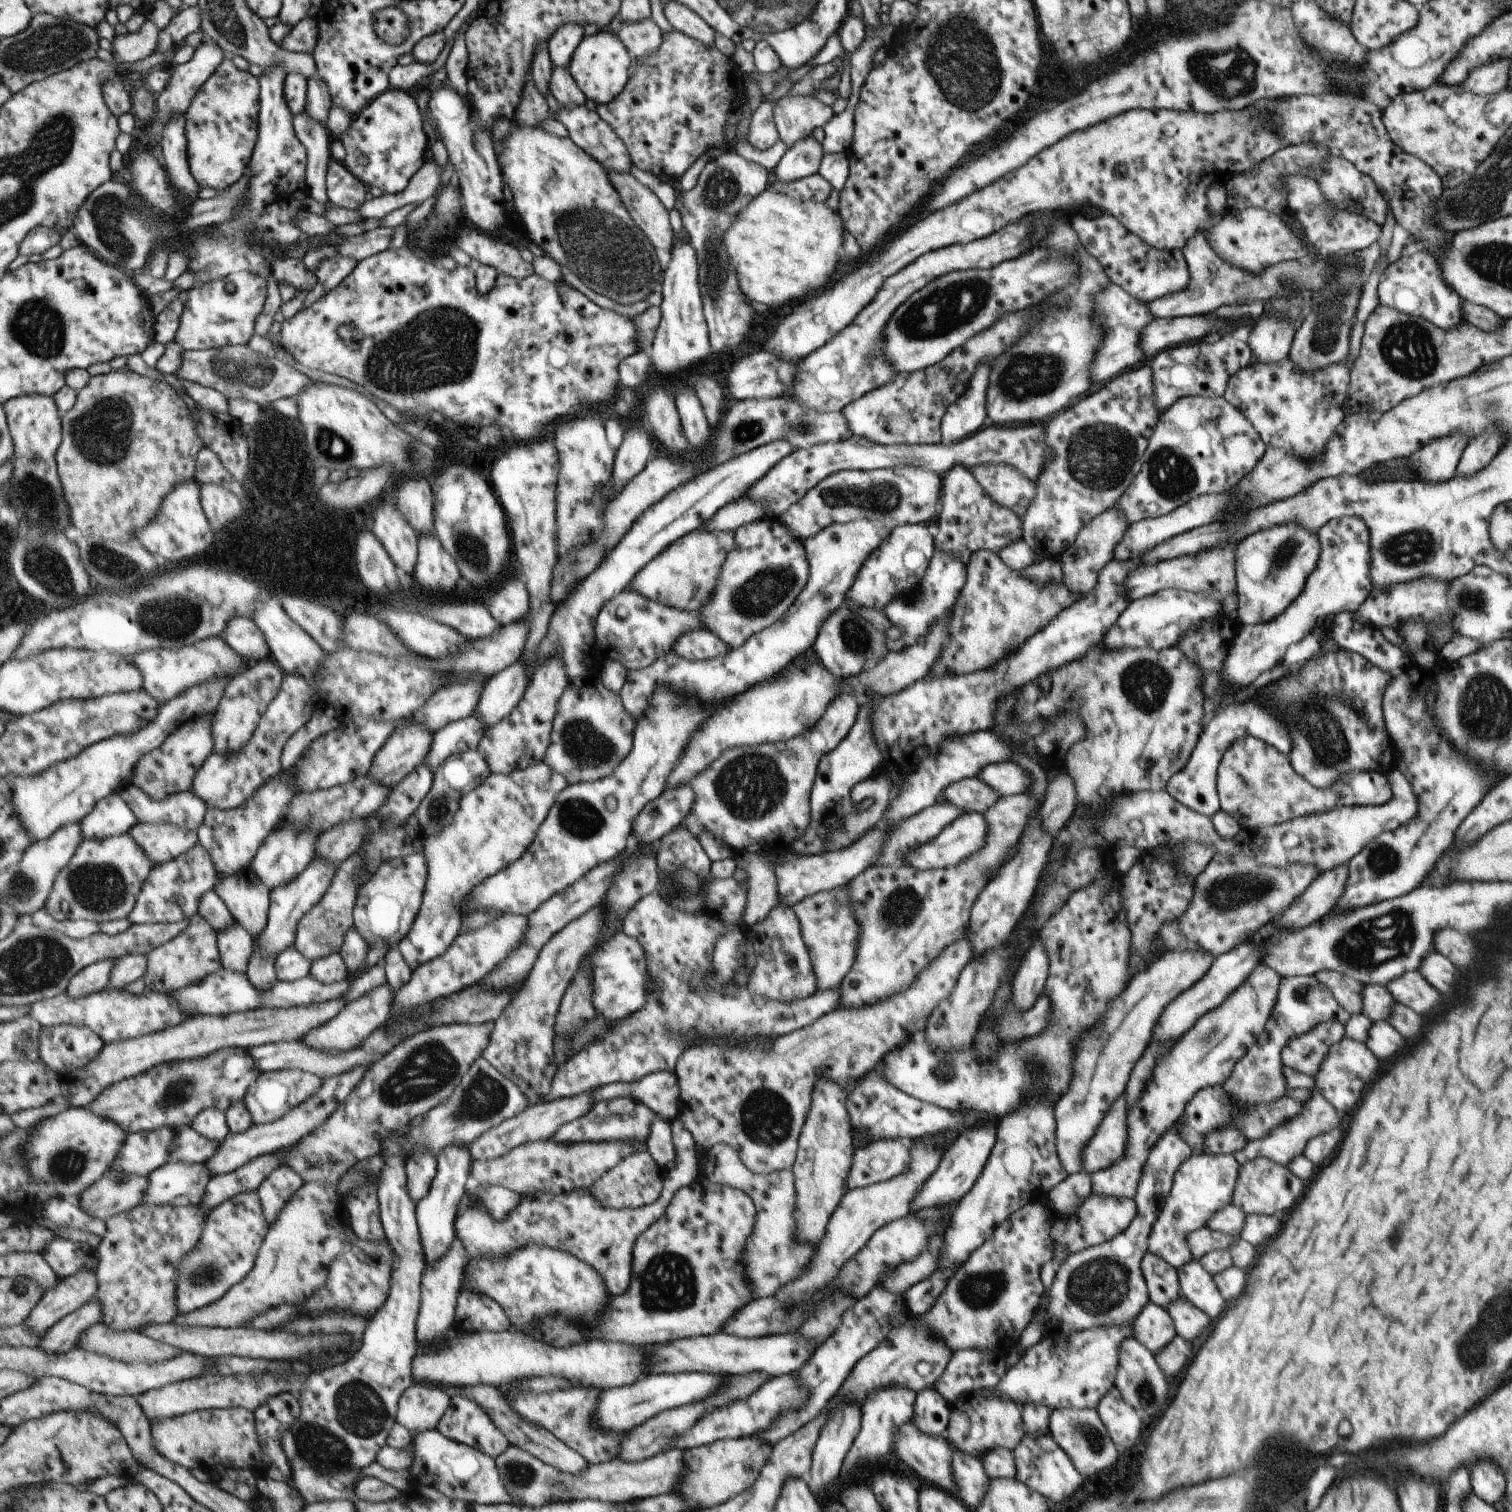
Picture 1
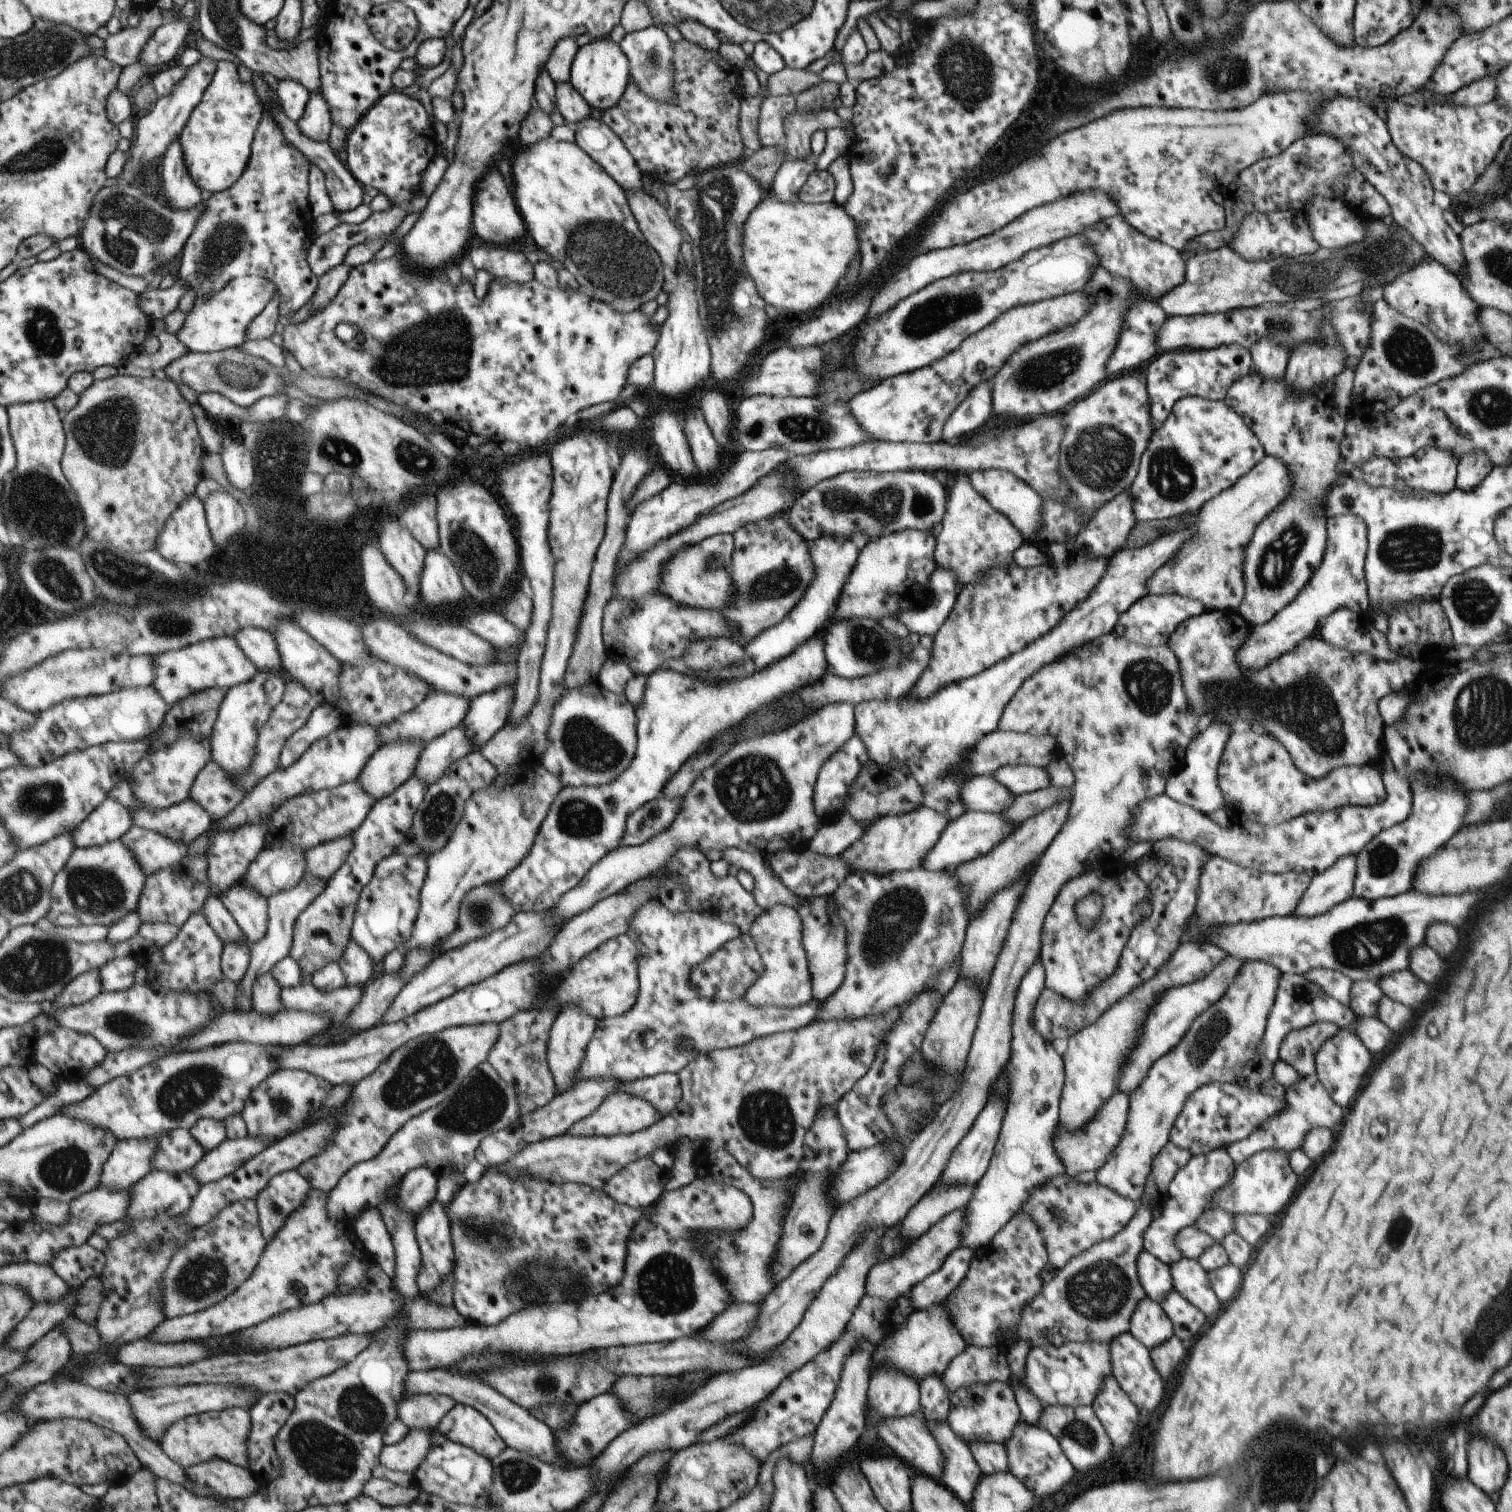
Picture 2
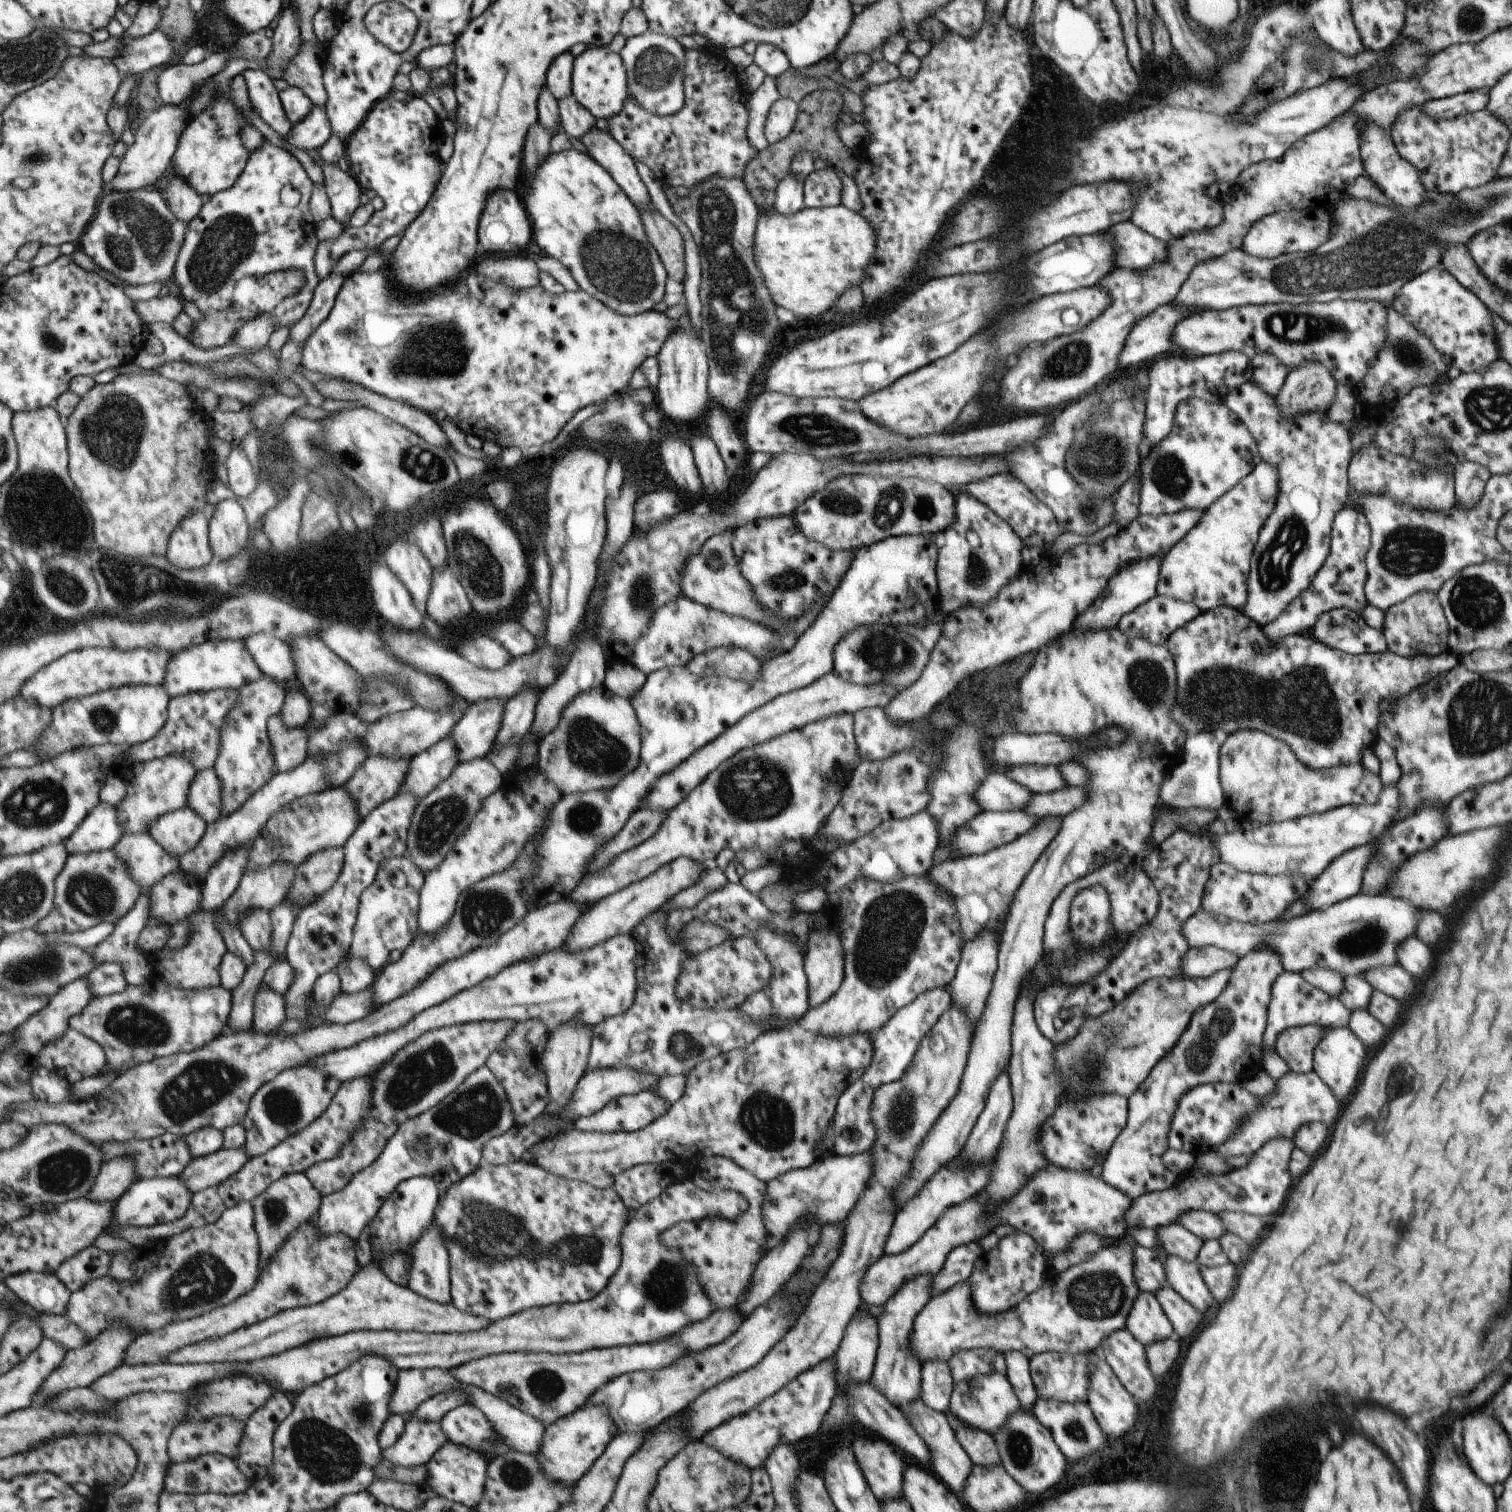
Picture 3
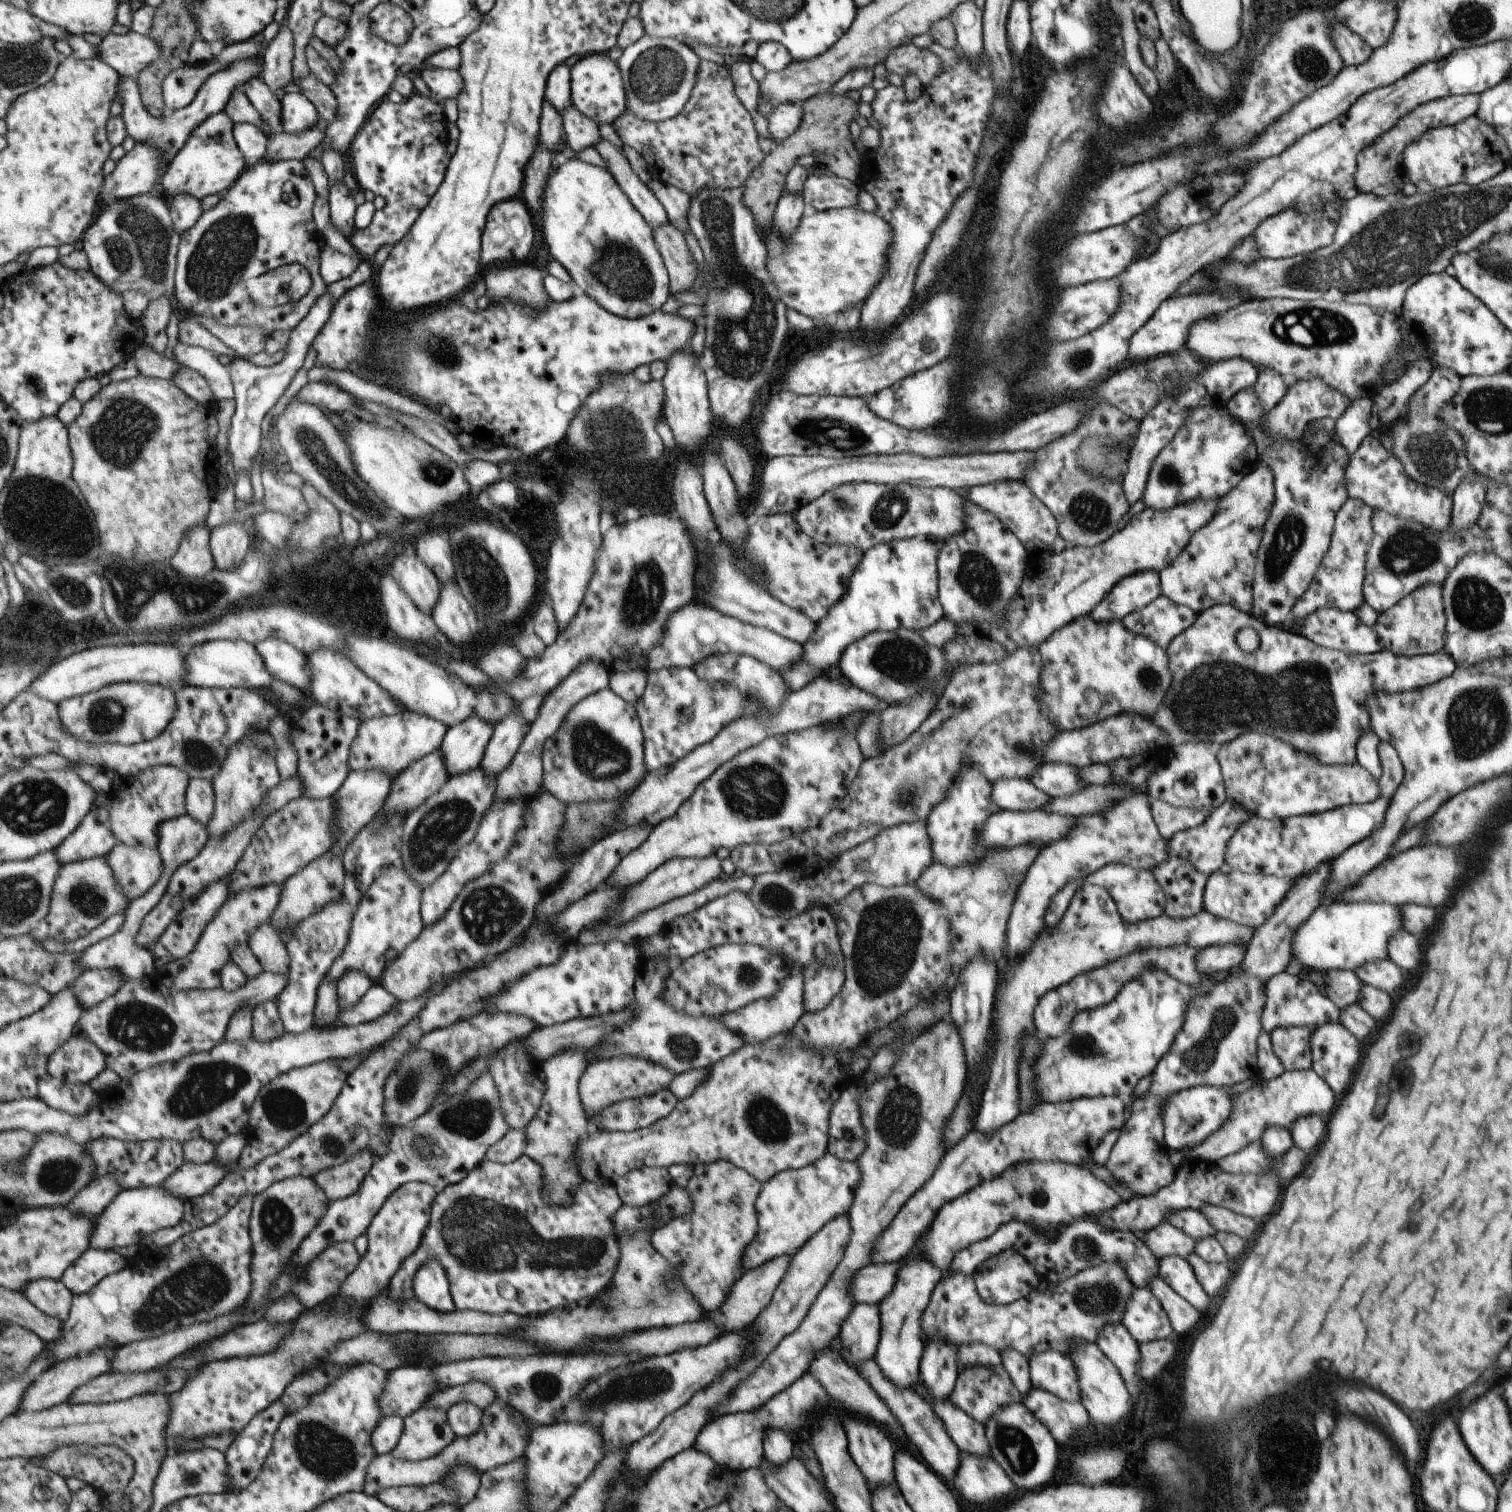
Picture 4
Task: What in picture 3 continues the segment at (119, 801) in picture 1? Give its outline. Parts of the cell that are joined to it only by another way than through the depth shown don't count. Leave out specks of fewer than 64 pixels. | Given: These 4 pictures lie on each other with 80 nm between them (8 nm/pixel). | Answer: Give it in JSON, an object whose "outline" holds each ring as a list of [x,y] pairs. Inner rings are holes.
{"outline":[[[100,801],[64,843],[70,855],[89,854],[113,849],[123,836],[116,806]]]}

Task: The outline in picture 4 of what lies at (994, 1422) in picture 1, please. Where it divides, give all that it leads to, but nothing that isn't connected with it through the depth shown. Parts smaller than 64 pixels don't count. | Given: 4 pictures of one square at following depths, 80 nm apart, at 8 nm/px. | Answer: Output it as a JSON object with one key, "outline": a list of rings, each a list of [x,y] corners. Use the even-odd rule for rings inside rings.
{"outline":[[[1002,1365],[963,1367],[956,1374],[954,1387],[948,1399],[965,1414],[982,1425],[1001,1405],[1019,1403],[1022,1400],[1017,1387],[1011,1382]]]}

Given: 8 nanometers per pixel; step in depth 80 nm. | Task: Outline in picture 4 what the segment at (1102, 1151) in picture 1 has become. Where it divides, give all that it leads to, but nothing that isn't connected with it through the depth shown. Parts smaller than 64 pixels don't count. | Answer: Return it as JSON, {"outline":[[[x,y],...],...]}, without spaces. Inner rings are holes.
{"outline":[[[1115,1096],[1079,1098],[1057,1104],[1037,1104],[1031,1110],[1017,1114],[1011,1122],[1003,1124],[993,1134],[987,1136],[971,1130],[963,1140],[959,1140],[953,1148],[949,1148],[945,1160],[941,1160],[929,1184],[925,1184],[921,1192],[915,1192],[913,1198],[909,1198],[901,1206],[891,1224],[875,1238],[871,1246],[871,1262],[885,1264],[903,1258],[915,1244],[919,1234],[925,1230],[925,1226],[931,1222],[935,1212],[941,1208],[941,1204],[967,1192],[981,1180],[991,1180],[991,1176],[999,1176],[1007,1168],[1007,1164],[1015,1164],[1019,1160],[1053,1162],[1053,1132],[1055,1132],[1055,1160],[1080,1166],[1083,1161],[1091,1159],[1091,1154],[1103,1134],[1107,1134],[1109,1130],[1120,1129],[1119,1126],[1124,1123],[1121,1120],[1122,1114],[1123,1102]]]}

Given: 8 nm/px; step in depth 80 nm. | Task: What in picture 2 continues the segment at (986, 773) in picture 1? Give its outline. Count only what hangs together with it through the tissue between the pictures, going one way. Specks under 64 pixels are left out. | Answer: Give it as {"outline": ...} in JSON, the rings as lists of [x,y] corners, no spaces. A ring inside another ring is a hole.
{"outline":[[[1003,766],[993,776],[999,784],[1003,784],[1004,788],[1008,788],[1014,795],[1037,791],[1049,784],[1049,774],[1043,768]]]}

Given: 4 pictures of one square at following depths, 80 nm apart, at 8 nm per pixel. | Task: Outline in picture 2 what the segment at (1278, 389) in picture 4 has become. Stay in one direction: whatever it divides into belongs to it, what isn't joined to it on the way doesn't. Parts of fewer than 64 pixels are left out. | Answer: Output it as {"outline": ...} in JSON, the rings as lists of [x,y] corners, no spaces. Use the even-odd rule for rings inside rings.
{"outline":[[[1268,338],[1258,340],[1249,349],[1251,371],[1267,381],[1281,381],[1288,361],[1289,351]]]}

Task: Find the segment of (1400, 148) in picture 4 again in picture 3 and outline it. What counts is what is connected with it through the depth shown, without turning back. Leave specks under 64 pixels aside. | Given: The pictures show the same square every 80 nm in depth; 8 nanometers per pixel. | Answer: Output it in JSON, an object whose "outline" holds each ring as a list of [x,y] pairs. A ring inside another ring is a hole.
{"outline":[[[1477,89],[1427,101],[1420,109],[1426,117],[1432,117],[1434,121],[1438,121],[1480,111],[1485,108],[1487,101],[1488,90]]]}

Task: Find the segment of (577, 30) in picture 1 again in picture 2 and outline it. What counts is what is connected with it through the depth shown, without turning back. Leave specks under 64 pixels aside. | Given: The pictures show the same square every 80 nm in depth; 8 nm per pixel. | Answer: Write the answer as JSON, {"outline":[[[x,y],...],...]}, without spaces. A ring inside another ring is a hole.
{"outline":[[[561,39],[558,41],[546,60],[544,69],[554,85],[569,83],[570,64],[577,52],[575,39]]]}

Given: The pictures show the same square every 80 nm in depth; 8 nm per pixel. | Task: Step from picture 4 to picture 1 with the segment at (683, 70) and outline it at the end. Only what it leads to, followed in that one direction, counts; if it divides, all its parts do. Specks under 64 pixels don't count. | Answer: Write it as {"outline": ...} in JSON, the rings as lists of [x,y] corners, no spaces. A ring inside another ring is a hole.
{"outline":[[[649,18],[628,25],[621,23],[616,37],[626,48],[634,63],[650,57],[656,52],[662,41],[662,32]]]}

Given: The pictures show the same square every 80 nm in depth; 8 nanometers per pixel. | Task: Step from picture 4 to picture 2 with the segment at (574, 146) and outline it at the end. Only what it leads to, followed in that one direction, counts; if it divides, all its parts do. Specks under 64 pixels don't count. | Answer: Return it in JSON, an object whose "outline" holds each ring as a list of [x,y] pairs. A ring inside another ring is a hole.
{"outline":[[[570,83],[554,86],[556,109],[563,118],[565,125],[569,127],[576,125],[590,116],[588,104],[575,92]]]}

